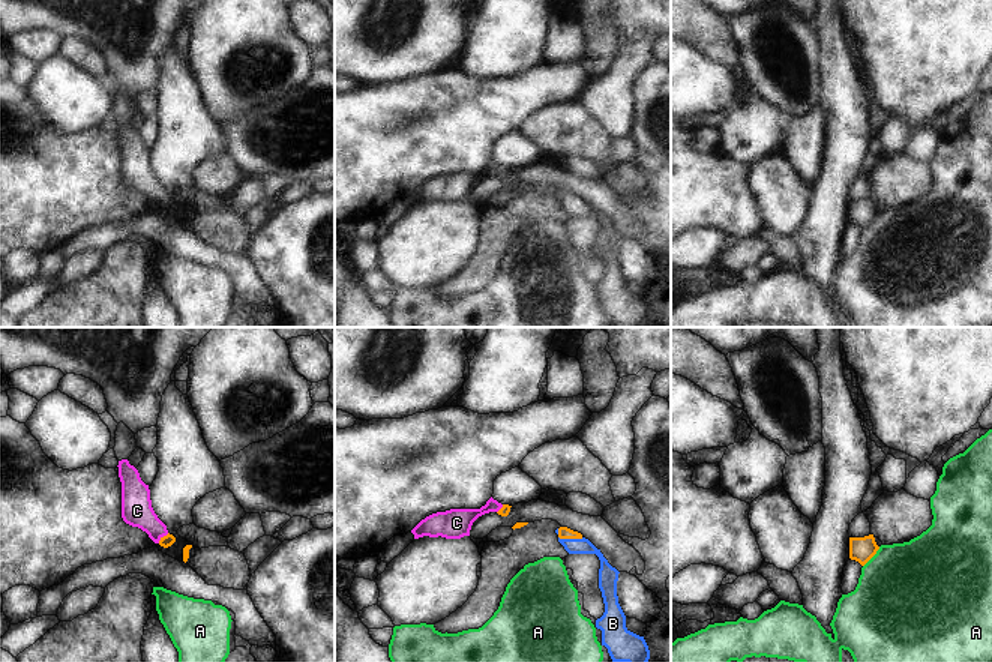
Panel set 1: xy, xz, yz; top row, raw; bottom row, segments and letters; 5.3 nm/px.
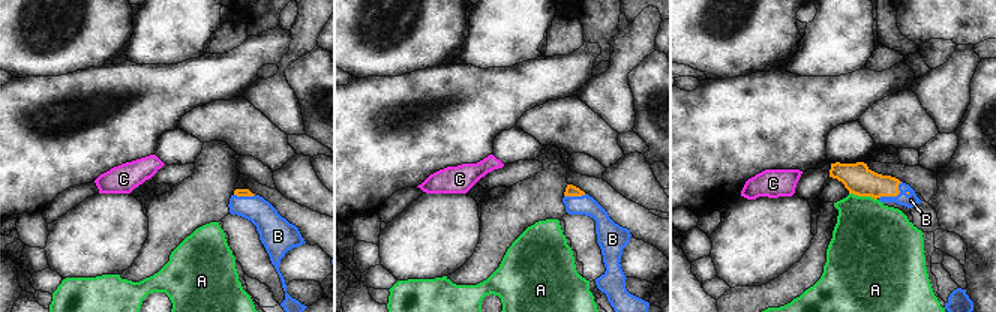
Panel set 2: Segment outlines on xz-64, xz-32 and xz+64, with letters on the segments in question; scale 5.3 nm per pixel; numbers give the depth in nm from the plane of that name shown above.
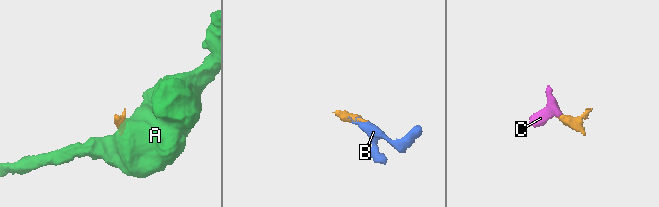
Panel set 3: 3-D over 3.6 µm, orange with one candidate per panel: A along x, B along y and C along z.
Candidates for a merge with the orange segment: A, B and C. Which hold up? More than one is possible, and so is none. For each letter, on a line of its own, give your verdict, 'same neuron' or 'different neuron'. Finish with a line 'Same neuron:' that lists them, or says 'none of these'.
A: different neuron
B: same neuron
C: same neuron
Same neuron: B, C

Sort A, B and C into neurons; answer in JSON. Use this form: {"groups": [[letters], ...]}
{"groups": [["A"], ["B", "C"]]}

